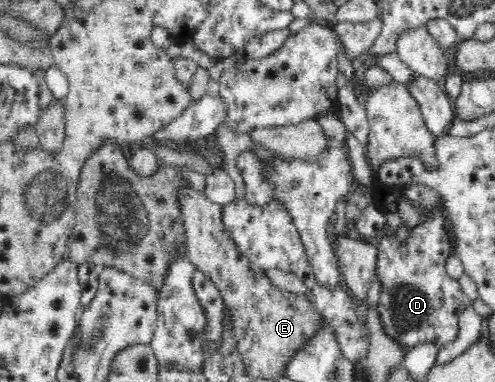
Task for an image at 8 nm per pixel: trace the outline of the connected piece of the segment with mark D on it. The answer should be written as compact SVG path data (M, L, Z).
M439 213L436 217L428 217L424 225L405 235L405 243L400 244L391 232L386 231L382 239L376 240L378 261L376 273L382 280L382 293L377 303L384 328L394 339L398 338L406 347L414 347L419 343L434 340L438 346L451 342L457 334L458 322L462 311L473 303L461 290L459 280L450 277L445 270L445 261L452 253L448 237L443 233L443 219Z

